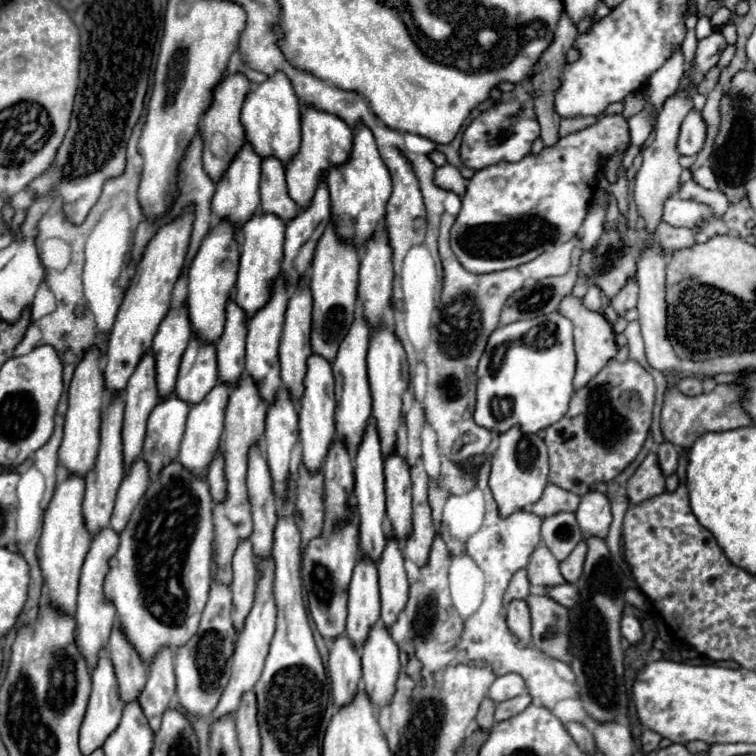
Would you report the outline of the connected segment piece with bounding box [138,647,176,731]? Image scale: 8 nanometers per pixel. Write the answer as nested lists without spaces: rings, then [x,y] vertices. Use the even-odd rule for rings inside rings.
[[[164,647],[164,651],[160,651],[160,655],[156,655],[156,659],[152,659],[148,683],[138,699],[144,709],[144,715],[150,721],[152,731],[160,729],[162,713],[166,707],[172,705],[174,691],[176,691],[174,651],[168,651],[168,647]]]

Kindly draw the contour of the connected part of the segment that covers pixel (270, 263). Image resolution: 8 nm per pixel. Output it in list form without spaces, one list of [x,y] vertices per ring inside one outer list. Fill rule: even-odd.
[[[256,211],[244,225],[242,225],[242,253],[240,253],[240,269],[238,269],[238,281],[234,291],[234,301],[246,311],[248,317],[252,317],[270,295],[272,281],[280,275],[280,259],[282,259],[282,247],[284,247],[284,227],[286,221],[272,213]]]

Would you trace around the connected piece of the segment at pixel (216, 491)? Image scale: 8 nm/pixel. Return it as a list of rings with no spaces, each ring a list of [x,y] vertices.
[[[218,451],[212,459],[212,463],[208,465],[206,479],[208,479],[214,503],[222,503],[228,497],[228,481],[224,475],[224,453],[222,451]]]

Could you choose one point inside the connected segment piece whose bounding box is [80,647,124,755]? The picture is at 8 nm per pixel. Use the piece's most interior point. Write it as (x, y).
(104, 710)

